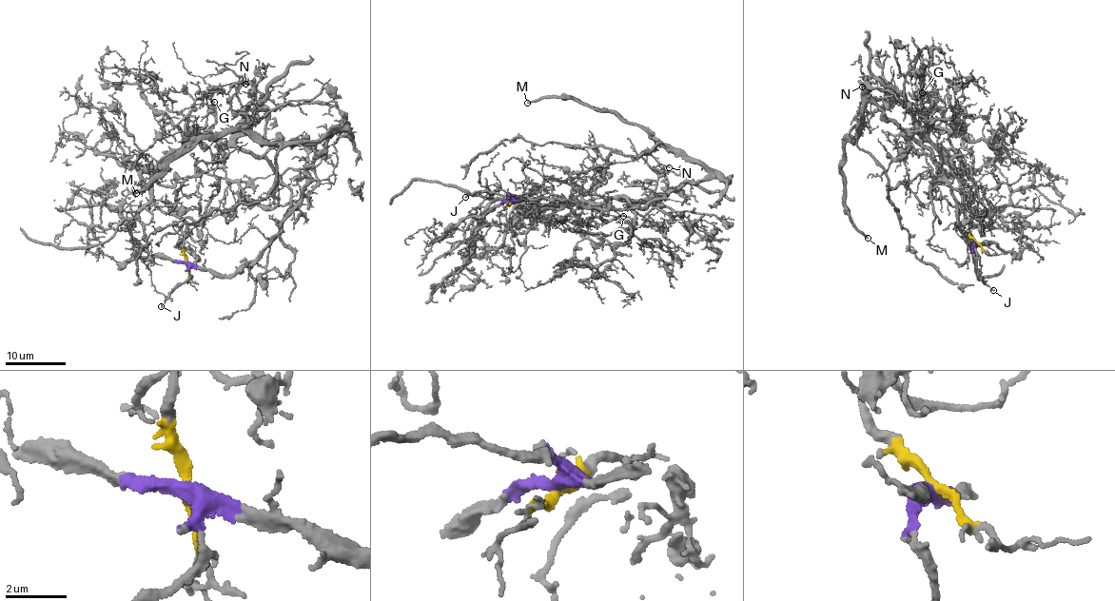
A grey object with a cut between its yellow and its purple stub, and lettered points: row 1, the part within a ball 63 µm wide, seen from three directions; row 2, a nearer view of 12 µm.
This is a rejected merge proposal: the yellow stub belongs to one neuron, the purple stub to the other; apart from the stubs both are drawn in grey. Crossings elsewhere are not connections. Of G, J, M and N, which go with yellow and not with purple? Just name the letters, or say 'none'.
G

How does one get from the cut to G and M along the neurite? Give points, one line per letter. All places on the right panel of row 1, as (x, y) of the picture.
G: (976, 242), (963, 229), (966, 208), (972, 203), (961, 192), (956, 170), (939, 150), (916, 131), (922, 92)
M: (976, 242), (962, 236), (933, 154), (869, 102), (842, 165), (845, 203), (869, 238)

